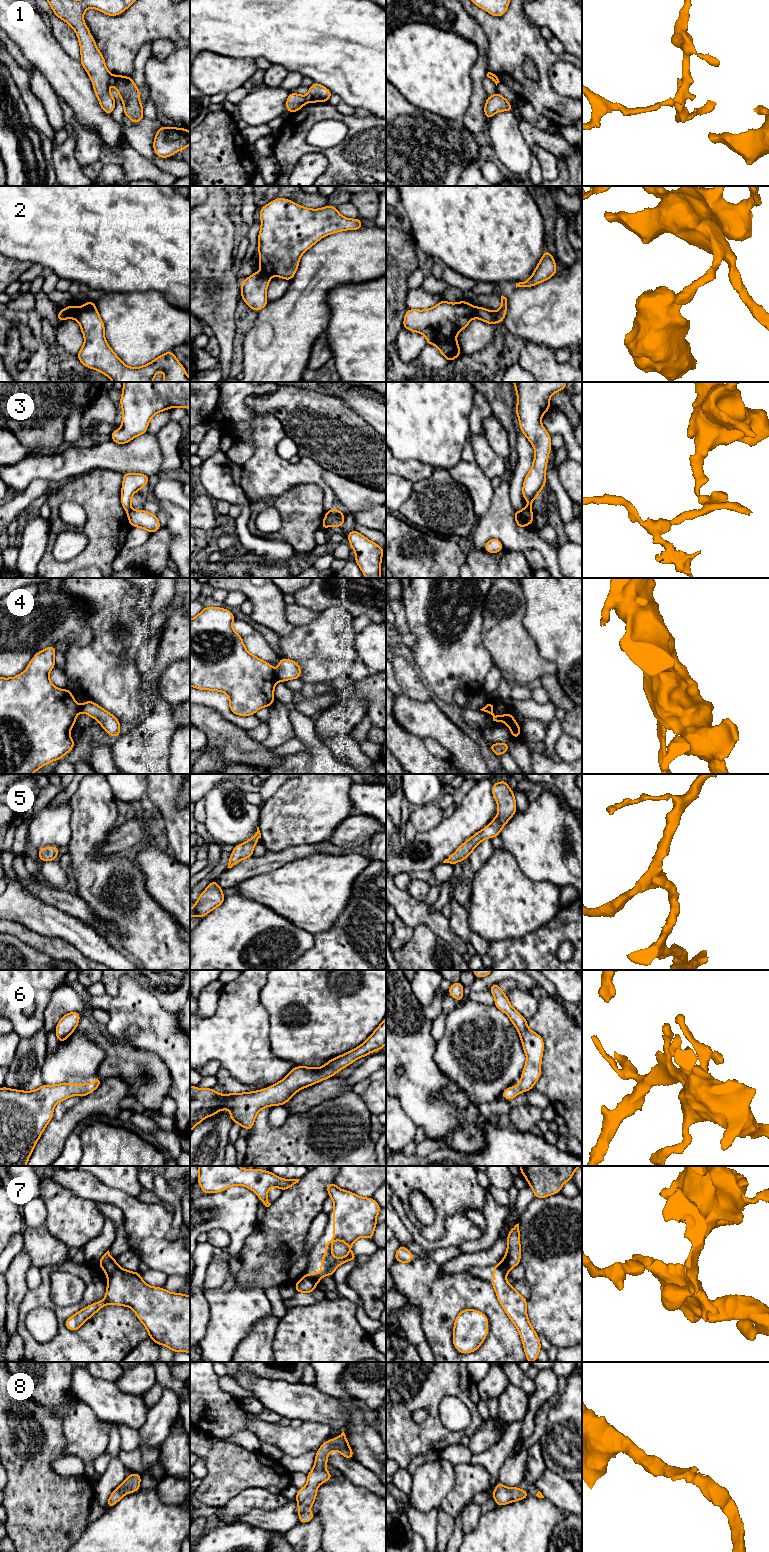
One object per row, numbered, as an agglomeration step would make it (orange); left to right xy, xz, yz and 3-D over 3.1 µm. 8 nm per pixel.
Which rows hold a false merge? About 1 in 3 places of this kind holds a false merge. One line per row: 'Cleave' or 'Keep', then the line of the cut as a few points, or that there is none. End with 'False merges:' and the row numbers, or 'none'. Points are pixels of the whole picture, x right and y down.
1: Cleave. Split along xy (111, 75), (110, 81)
2: Cleave. Split along xy (67, 307), (68, 317)
3: Cleave. Split along yz (524, 508), (531, 512)
4: Cleave. Split along xz (275, 672), (278, 680)
5: Keep. No split
6: Keep. No split
7: Cleave. Split along xz (303, 1276), (316, 1283)
8: Keep. No split
False merges: 1, 2, 3, 4, 7

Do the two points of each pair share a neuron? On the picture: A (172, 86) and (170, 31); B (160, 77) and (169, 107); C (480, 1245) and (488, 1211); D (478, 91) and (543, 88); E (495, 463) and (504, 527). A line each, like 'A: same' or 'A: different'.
A: different
B: same
C: same
D: different
E: different

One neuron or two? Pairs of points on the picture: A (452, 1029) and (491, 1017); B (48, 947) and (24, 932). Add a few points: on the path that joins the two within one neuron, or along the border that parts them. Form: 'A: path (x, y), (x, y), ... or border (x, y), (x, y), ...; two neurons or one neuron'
A: path (462, 1028), (481, 1027); one neuron
B: path (42, 943), (30, 937); one neuron

